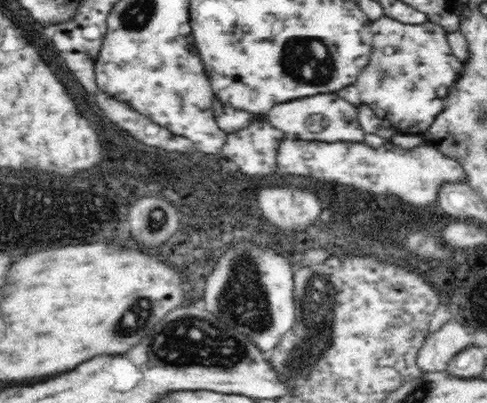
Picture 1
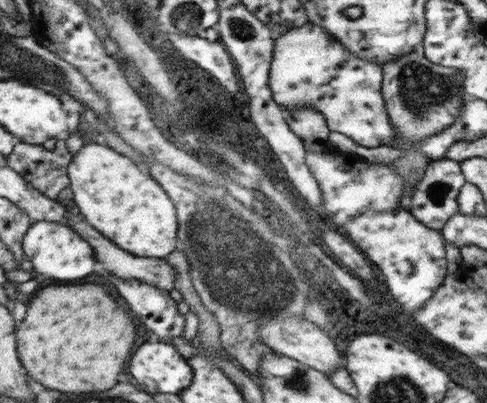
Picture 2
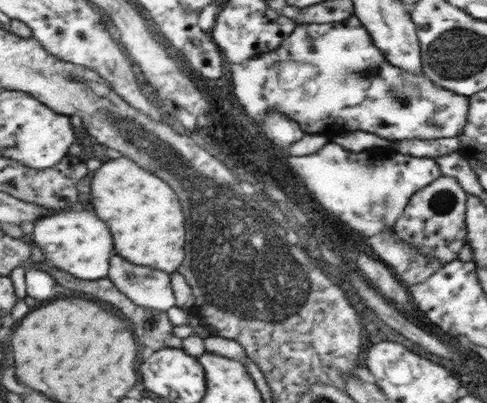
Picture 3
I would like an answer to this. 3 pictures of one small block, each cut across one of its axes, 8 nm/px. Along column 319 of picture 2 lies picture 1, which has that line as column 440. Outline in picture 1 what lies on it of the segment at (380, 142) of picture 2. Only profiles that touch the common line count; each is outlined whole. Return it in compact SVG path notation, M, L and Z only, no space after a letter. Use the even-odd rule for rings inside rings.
M382 16L380 20L372 22L372 34L374 34L374 48L368 66L356 76L354 86L360 92L362 104L368 104L378 116L388 118L400 134L404 136L422 136L430 130L436 116L440 116L446 110L446 100L454 92L454 86L458 84L458 78L464 72L464 64L452 54L452 48L448 44L448 32L434 24L402 24L390 16Z

